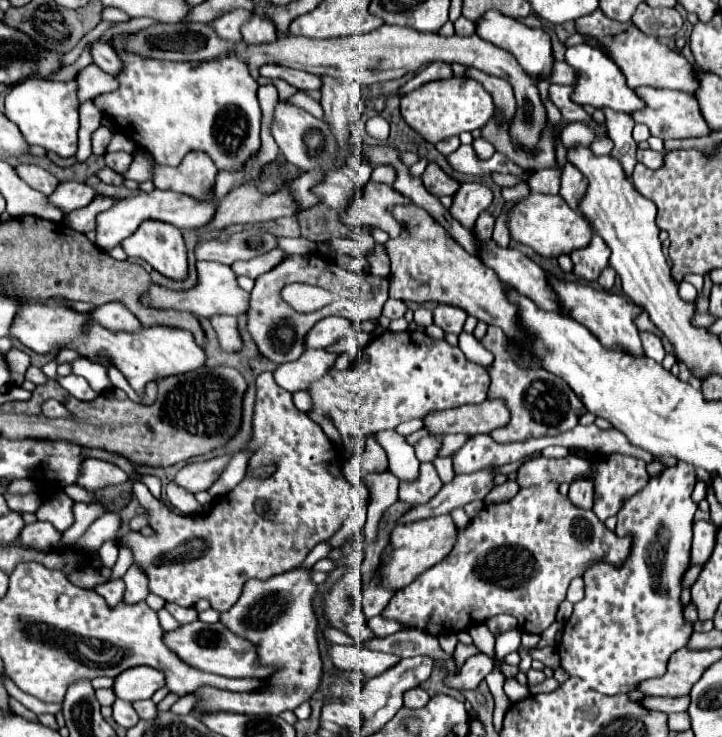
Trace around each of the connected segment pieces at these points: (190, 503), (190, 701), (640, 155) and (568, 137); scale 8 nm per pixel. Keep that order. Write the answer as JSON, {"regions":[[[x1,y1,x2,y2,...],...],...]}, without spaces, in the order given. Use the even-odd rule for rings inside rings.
{"regions":[[[169,483,169,485,165,487,165,491,167,491,167,499,169,499,169,503,175,505,177,509,181,509,183,513,187,513,187,515,201,513,201,505,197,503,197,499,191,497,187,491,181,493,181,489,179,489,175,483]],[[197,693,187,695,187,697,181,697,181,699,171,707,171,711,177,713,177,715,185,715,185,713,191,713,191,709,195,707,195,703,197,703]],[[637,149,637,161,649,169,659,169,663,163,663,153,657,153,653,149]],[[567,123,561,131,561,141,565,147,575,147,575,145,591,145,595,139,595,131,587,123]]]}

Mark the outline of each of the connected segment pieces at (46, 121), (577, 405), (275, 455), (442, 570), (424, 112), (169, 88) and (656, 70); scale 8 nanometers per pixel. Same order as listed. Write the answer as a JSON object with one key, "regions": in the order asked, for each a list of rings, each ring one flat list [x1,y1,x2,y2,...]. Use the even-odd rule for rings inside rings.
{"regions":[[[29,79,23,85,15,85,5,97,5,117,13,121,29,145,39,145,47,151,55,151,59,157,73,157,77,151,79,129,79,99,77,81,45,81]],[[491,325,487,329,487,335,481,339,481,345,495,355,493,367,489,367,489,375,491,375,489,399,505,399,511,411,511,421,505,427,491,431,491,437,495,441,511,443,511,441,527,441,531,437,559,435,577,425,579,417,587,409,579,401,579,397,575,397,575,393,567,389,563,379,551,375,545,369,521,369,515,363,511,349,507,347,507,335,499,327]],[[261,373,257,377,253,439,247,445,247,451,253,451,247,467,247,477,231,493,215,499,209,515,197,515,195,519,179,517,171,513,161,501,157,501,141,481,133,485,133,495,145,509,153,535,143,537,141,533,129,531,127,535,117,539,117,545,131,549,133,565,145,571,151,593,181,607,193,607,199,599,209,599,213,609,227,611,231,609,231,605,235,605,239,593,243,591,243,585,249,579,267,581,275,575,299,567,317,543,327,541,335,533,335,505,343,515,343,493,339,487,349,487,341,473,343,457,327,439,319,423,315,423,309,415,301,413,293,405,291,393,275,383,273,373],[269,463,277,465,275,475,271,475,269,479,251,477,253,469]],[[533,485,521,489,511,501,487,505,465,531,459,531,455,549,441,563,427,569,411,585,395,593,383,611,383,617,397,619,407,627,417,627,439,637,451,631,459,633,469,629,497,613,507,613,519,621,519,629,523,633,541,635,555,621,559,603,565,599,573,577,583,575,585,569,595,561,621,565,629,551,631,537,617,537,605,527,605,523,597,519,593,511,571,505,571,501,559,493,559,485]],[[451,77,443,81,431,81,423,87,401,97,401,115,409,127,423,135,429,143,439,143,463,131,483,129,483,125,493,117,495,103,493,97,473,79]],[[115,37,111,45,115,47,117,55,123,59,125,69,117,77,121,87,113,93,99,95,95,105,111,115,117,129,131,137,139,147,153,153,155,161,159,165,179,165,181,159,189,151,201,151,207,153,219,171,239,171,243,165,259,151,261,139,261,107,257,101,257,81,249,75,249,69,243,61,237,57,221,57,215,61,205,63,175,63,175,61,155,61,155,59,143,59,133,53,125,53,121,49,121,37]],[[597,9,587,17,579,17,579,21,575,21,575,31,587,37,587,45,607,51,609,59,615,61,615,65,621,69,631,89,649,85,655,89,679,89,685,93,693,93,699,85,695,65,691,65,681,53,669,49,667,45,661,45,655,37,641,33,633,21,611,21,601,9]]]}

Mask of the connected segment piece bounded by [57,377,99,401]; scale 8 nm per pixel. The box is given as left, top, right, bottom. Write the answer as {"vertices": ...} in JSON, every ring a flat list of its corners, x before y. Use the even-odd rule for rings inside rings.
{"vertices":[[59,377,57,381,63,389,67,389,79,401,91,401,99,395,89,387,89,383,83,377]]}

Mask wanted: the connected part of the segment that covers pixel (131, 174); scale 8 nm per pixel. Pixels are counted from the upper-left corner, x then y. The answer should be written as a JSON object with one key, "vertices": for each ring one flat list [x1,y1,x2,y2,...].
{"vertices":[[133,153,133,157,135,157,135,163,129,167,129,171,123,173,123,177,131,179,131,181,137,181,137,183,151,179,153,169,155,169,155,161,153,163,145,163,145,157,141,157,139,153]]}

